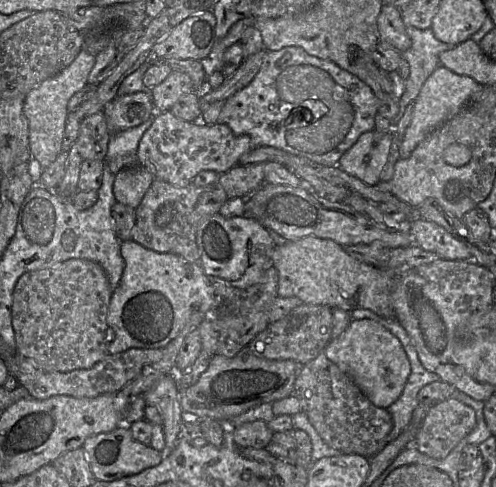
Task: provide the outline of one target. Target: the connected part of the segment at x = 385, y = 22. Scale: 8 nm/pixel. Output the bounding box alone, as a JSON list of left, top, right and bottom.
[377,5,411,51]

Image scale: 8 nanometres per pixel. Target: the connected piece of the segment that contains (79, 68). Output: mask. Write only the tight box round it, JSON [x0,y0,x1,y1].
[24,49,96,174]

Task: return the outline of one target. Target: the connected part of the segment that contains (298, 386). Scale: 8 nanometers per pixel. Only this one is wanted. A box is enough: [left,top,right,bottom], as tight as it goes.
[291,351,393,458]

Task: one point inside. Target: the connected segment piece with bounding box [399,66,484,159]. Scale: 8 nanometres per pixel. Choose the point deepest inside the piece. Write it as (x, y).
(444, 93)

